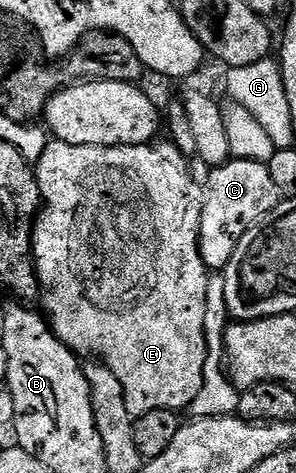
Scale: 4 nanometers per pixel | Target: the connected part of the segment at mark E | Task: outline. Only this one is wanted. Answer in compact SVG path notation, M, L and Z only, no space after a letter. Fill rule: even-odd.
M52 141L34 165L42 206L32 228L32 259L36 262L36 276L40 282L39 294L42 299L44 295L43 314L48 326L71 351L89 351L92 354L89 356L105 363L110 373L114 373L114 377L122 381L122 389L126 393L126 409L130 409L134 417L150 413L154 409L180 413L183 412L183 407L184 410L191 408L194 397L198 397L198 389L202 389L202 369L206 369L206 353L210 346L210 320L206 317L210 272L202 261L200 252L200 218L204 208L205 188L196 184L196 179L188 168L189 160L178 148L171 141L160 142L151 145L143 143L137 147L87 147Z

